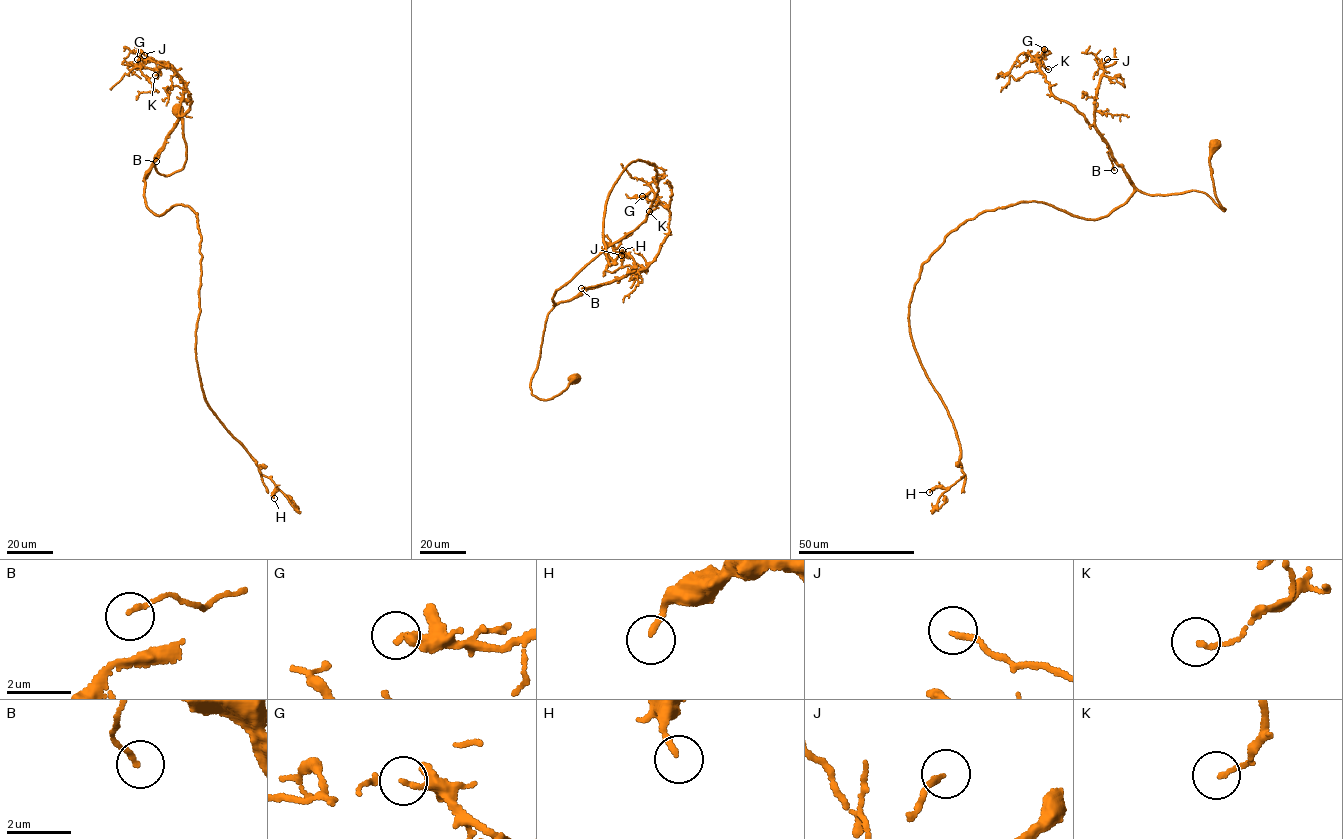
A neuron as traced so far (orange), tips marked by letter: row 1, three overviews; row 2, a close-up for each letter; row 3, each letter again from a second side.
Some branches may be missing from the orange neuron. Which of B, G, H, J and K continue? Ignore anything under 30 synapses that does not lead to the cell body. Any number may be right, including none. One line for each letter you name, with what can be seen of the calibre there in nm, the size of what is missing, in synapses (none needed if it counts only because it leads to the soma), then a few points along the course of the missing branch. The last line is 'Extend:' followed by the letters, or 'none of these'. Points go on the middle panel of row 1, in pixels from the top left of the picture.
Extend: none of these

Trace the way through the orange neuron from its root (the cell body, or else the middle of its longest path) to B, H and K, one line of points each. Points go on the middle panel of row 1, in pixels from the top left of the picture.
B: (575, 379), (552, 398), (541, 399), (532, 394), (530, 384), (548, 312), (560, 302), (601, 284), (581, 288)
H: (575, 379), (532, 394), (554, 293), (649, 210), (659, 178), (639, 159), (605, 201), (607, 270), (622, 250)
K: (575, 379), (552, 398), (532, 394), (548, 312), (647, 266), (670, 216), (658, 201), (649, 211)

